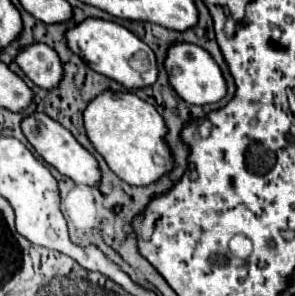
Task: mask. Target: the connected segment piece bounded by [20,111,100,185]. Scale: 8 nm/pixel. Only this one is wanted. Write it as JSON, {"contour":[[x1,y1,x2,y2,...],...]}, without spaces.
{"contour":[[34,111,28,117,22,119,22,133,26,135,26,139,30,141,30,145,36,149,36,153,54,169,58,169,62,175,70,177,76,183,84,183,84,185,98,185,100,181,100,169,96,159,72,137,72,133,68,133,68,129,64,129,60,123,52,121,46,113]]}

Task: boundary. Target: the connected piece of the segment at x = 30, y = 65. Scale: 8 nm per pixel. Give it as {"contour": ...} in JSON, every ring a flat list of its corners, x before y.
{"contour":[[32,43,18,49,18,67,42,89,54,89,62,77,62,65,54,49,44,43]]}

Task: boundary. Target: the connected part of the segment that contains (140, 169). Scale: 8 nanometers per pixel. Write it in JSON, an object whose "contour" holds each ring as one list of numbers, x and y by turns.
{"contour":[[108,89,108,91,96,95,92,101,88,101,88,105,84,109,84,129,86,129,90,143,104,157,108,167,130,185,148,185,172,169,172,159,170,159,170,153,166,151,166,145,162,139,166,133,166,127,164,127,160,113,150,103,142,101,140,97,136,97,130,91,116,93,116,91]]}

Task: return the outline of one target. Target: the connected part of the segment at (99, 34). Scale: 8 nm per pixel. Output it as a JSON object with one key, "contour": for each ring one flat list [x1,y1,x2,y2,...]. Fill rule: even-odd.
{"contour":[[86,17,78,25,70,27,64,33,66,45,72,53,82,57,96,73,102,73,118,83,122,83,126,89,138,89,138,87,148,87,156,81,156,57,154,51,140,41,134,33,130,33,126,27,114,23,114,21,104,21,98,17],[144,51,144,63,142,65,132,65,132,59]]}

